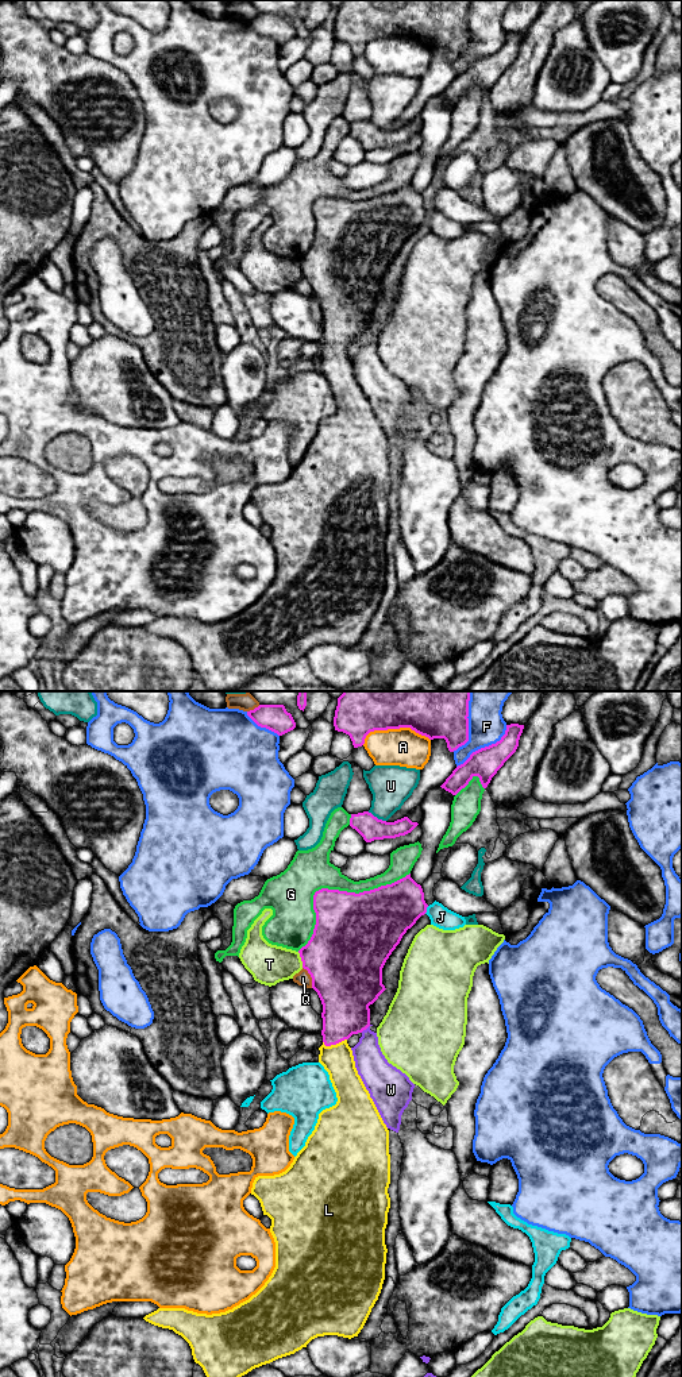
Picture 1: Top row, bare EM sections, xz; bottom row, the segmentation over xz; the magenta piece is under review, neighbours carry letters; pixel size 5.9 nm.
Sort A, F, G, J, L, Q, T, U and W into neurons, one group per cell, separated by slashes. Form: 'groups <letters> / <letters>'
groups A / F / G J / L / Q / T / U / W

